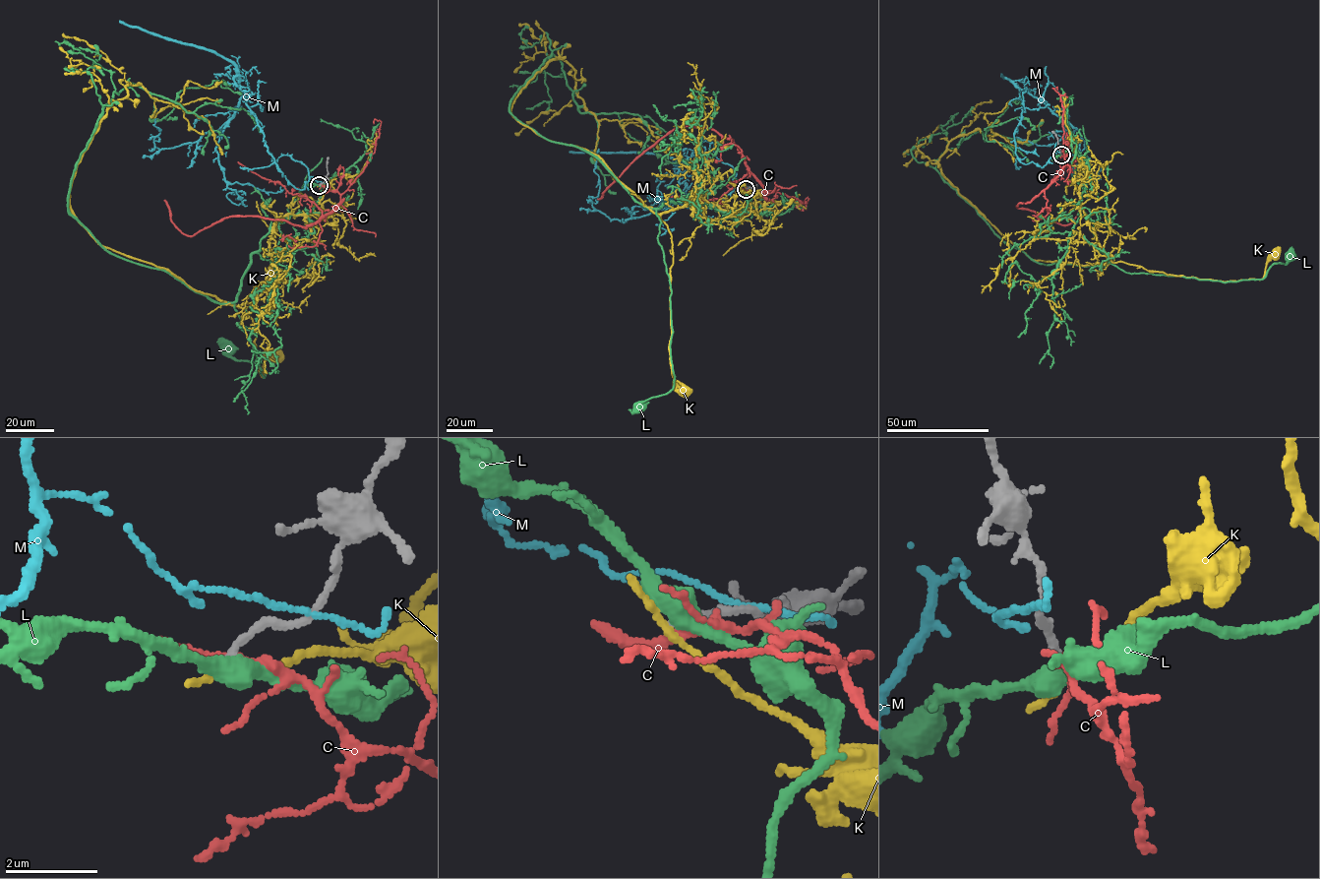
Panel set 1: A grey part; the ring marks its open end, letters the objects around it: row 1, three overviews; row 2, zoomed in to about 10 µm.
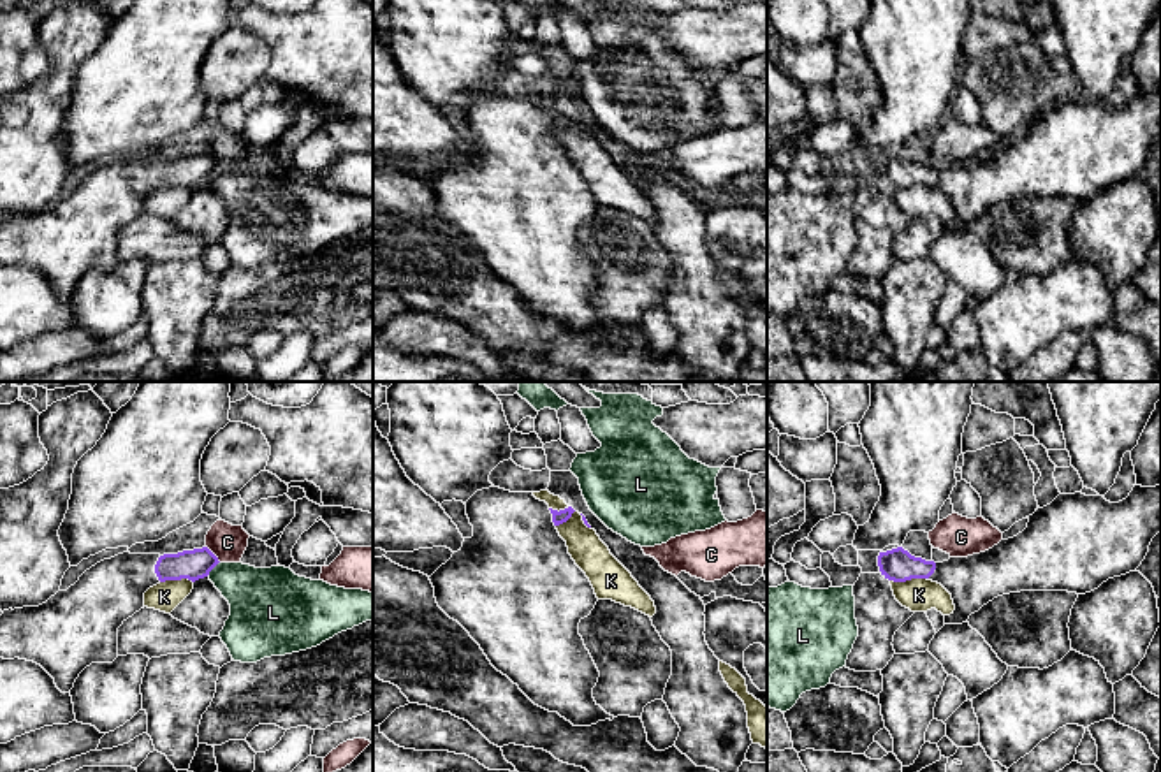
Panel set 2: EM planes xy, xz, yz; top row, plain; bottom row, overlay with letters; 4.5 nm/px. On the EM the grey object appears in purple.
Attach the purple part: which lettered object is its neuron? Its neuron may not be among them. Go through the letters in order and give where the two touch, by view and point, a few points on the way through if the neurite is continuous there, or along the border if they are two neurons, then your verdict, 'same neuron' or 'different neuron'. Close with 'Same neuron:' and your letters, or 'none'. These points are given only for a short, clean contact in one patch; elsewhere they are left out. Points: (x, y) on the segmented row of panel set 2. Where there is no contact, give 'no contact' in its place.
C: meets purple in xy at (213, 554); border along xy (206, 546), (220, 561); different neuron
K: meets purple in yz at (908, 579); border along yz (926, 577), (890, 581); different neuron
L: meets purple in xy at (213, 567); border along xy (219, 561), (206, 575); different neuron
M: no contact; different neuron
Same neuron: none

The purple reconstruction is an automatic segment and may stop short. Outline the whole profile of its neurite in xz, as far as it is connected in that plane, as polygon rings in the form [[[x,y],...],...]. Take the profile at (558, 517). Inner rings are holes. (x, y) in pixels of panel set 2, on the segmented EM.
[[[494,485],[477,491],[464,505],[473,536],[464,538],[463,547],[429,577],[438,607],[470,633],[491,665],[517,684],[535,705],[558,712],[573,726],[612,721],[614,716],[593,698],[600,672],[579,635],[579,623],[591,614],[598,598],[556,529],[575,510],[568,506],[558,512],[533,492],[510,492]]]

